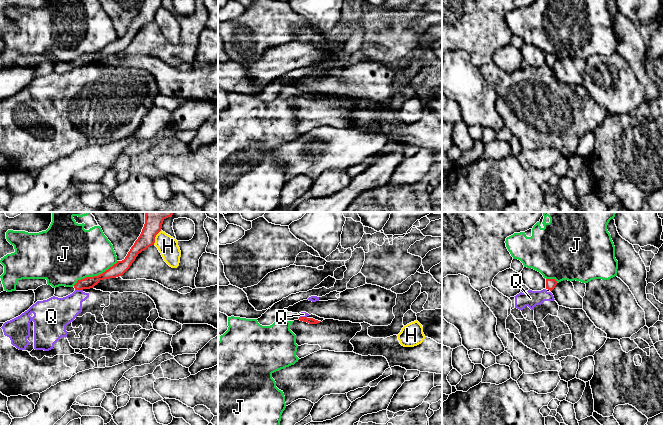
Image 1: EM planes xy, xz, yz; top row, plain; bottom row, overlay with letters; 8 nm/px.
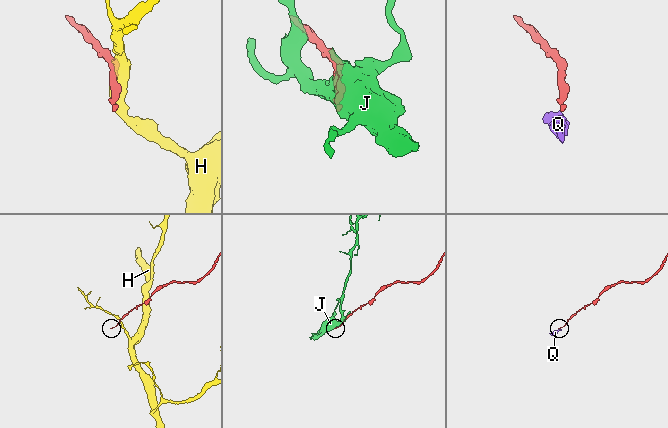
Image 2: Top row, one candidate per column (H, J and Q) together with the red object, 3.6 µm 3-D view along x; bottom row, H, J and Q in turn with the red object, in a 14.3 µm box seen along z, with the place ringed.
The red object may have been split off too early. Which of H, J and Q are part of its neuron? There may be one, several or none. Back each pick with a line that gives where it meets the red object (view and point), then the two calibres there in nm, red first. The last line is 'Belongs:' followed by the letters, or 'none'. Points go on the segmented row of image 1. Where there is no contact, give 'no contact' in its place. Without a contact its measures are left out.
Belongs: none

